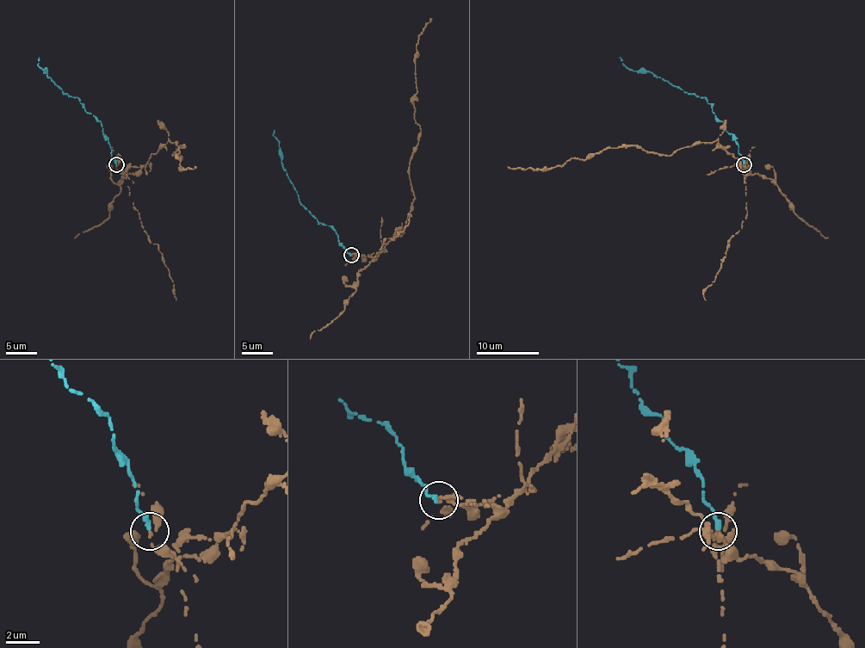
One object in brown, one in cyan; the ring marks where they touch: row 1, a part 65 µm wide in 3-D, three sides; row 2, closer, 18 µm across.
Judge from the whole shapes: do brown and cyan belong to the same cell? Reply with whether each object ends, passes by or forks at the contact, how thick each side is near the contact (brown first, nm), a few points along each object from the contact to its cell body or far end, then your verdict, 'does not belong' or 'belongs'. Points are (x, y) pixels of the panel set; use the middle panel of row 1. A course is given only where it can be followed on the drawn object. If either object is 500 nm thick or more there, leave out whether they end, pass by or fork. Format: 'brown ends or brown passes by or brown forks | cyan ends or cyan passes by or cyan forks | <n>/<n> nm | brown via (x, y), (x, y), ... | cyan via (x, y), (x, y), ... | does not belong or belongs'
brown passes by | cyan ends | 150/320 nm | brown via (352, 255), (378, 255), (404, 227), (414, 194), (410, 155), (420, 129), (414, 114), (416, 45), (431, 18) | cyan via (352, 255), (337, 239), (336, 233), (319, 222), (299, 200), (297, 191), (283, 169), (278, 139), (274, 130) | does not belong

